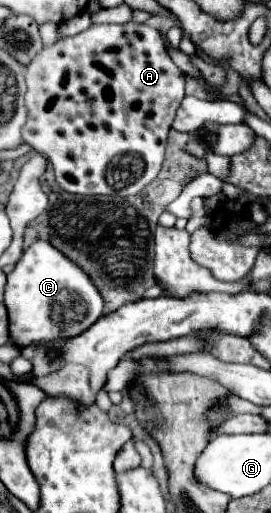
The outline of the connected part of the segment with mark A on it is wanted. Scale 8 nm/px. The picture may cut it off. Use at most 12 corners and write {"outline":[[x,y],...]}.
{"outline":[[144,23],[26,67],[22,139],[72,195],[140,193],[186,75]]}

